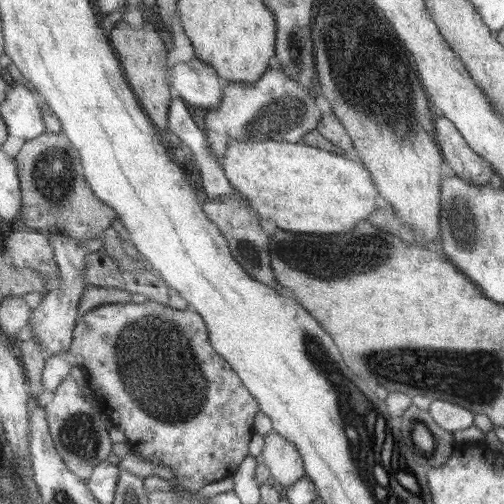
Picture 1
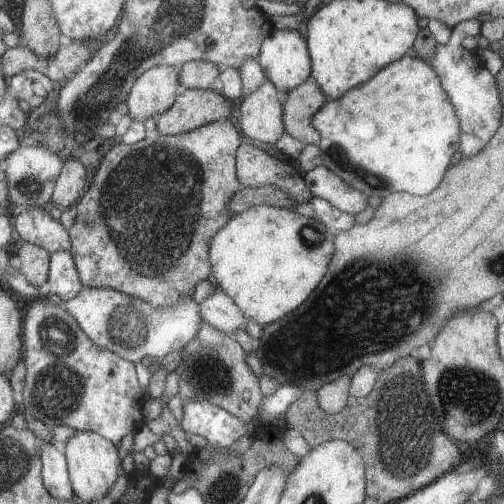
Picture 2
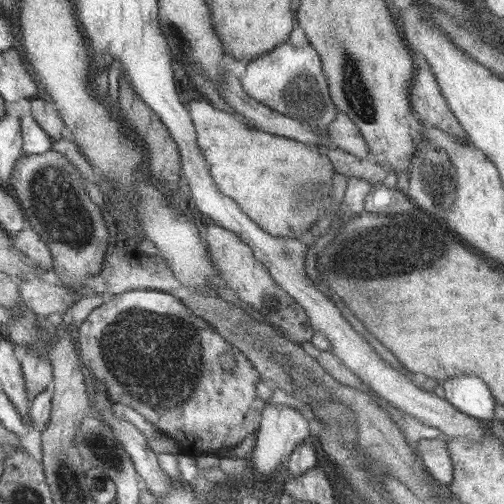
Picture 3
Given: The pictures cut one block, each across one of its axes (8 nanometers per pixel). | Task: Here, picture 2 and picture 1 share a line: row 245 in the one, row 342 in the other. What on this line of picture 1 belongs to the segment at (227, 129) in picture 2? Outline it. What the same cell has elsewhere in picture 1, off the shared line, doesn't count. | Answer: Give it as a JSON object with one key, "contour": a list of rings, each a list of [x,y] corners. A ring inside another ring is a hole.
{"contour":[[[155,300],[143,304],[107,304],[79,318],[71,354],[85,372],[99,410],[127,434],[129,448],[145,460],[153,460],[153,464],[171,468],[177,476],[177,484],[185,492],[199,496],[205,484],[231,478],[249,458],[261,404],[253,392],[247,390],[241,374],[217,352],[211,342],[209,326],[199,312],[175,310]]]}

